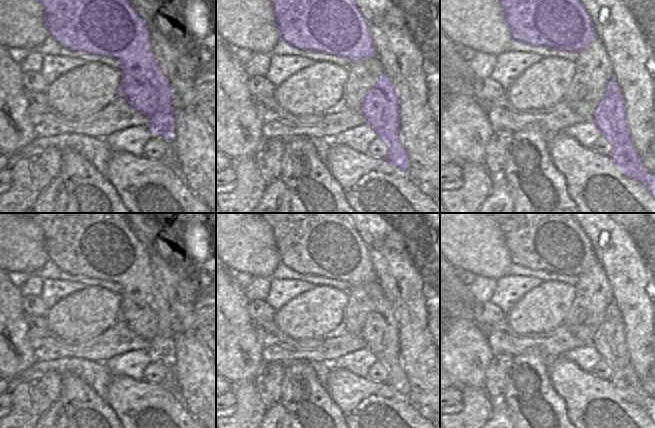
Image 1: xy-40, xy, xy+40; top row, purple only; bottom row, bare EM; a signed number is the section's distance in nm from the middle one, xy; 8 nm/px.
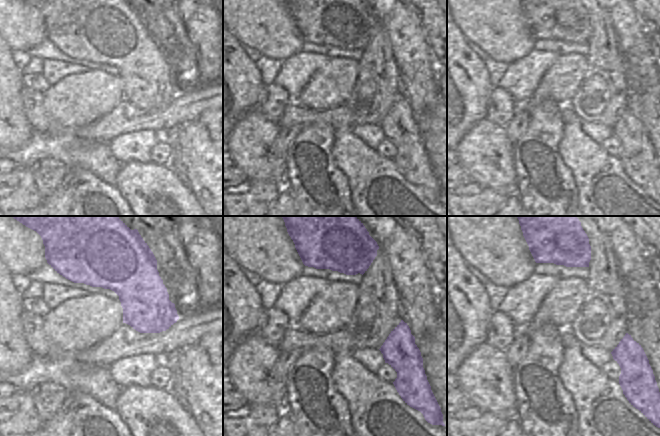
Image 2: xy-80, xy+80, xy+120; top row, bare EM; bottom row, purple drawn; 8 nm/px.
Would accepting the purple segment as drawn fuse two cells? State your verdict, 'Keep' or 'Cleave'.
Keep.

